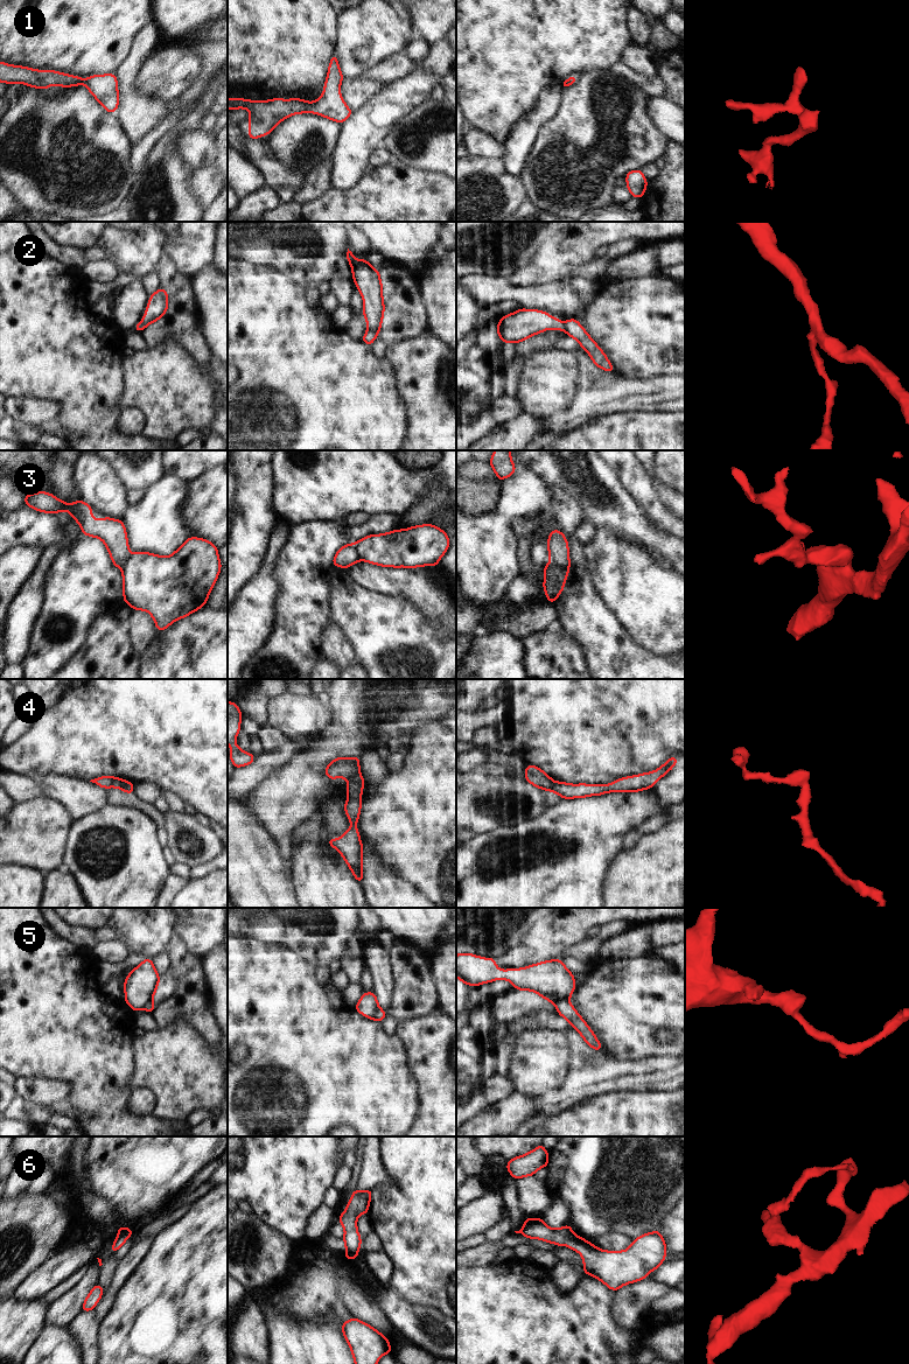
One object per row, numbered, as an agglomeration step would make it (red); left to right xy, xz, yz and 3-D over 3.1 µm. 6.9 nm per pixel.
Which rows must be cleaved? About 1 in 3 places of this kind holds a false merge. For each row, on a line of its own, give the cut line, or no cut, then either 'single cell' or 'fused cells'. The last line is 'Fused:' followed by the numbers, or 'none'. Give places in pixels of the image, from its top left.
1: cut none; single cell
2: cut xz (368, 329), (371, 329), (377, 335); fused cells
3: cut yz (550, 558), (567, 572); fused cells
4: cut xz (358, 773), (348, 780); fused cells
5: cut yz (568, 999), (561, 999), (554, 1004); fused cells
6: cut none; single cell
Fused: 2, 3, 4, 5

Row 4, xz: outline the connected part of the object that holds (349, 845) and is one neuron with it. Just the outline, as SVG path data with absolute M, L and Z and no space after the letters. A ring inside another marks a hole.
M361 774L348 779L347 792L349 798L344 804L344 811L350 820L350 828L337 839L328 839L328 845L335 847L348 863L356 881L363 883L363 845L357 831L357 821L362 806L362 791L364 778Z

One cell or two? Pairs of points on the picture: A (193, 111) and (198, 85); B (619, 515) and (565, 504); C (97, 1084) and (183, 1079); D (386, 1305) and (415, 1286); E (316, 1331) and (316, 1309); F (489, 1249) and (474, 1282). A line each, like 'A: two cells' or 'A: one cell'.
A: one cell
B: two cells
C: two cells
D: two cells
E: two cells
F: two cells

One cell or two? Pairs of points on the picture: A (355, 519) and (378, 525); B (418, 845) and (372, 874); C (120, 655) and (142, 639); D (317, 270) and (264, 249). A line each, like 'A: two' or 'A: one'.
A: two
B: two
C: two
D: one

